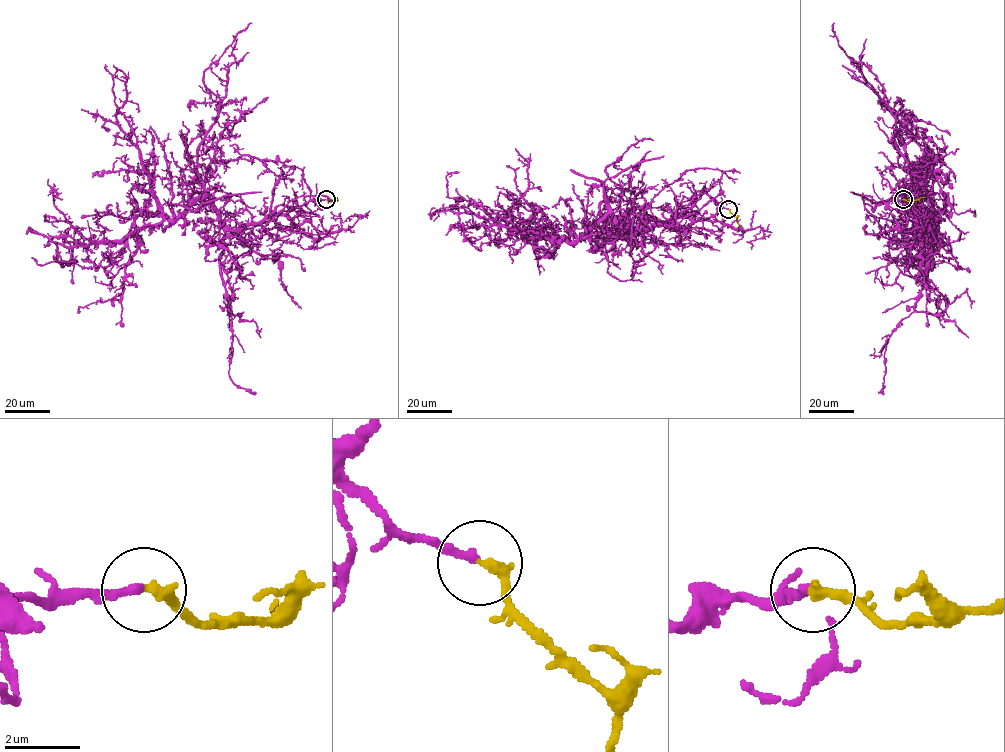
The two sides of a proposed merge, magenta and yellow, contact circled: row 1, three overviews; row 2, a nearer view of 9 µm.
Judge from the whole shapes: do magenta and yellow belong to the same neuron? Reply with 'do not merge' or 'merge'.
merge

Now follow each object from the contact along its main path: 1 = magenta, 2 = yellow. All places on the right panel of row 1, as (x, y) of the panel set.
1: (903, 199), (894, 201), (917, 229), (925, 216), (909, 196), (936, 219), (905, 151), (915, 128), (842, 65)
2: (903, 199), (910, 201), (925, 197)

